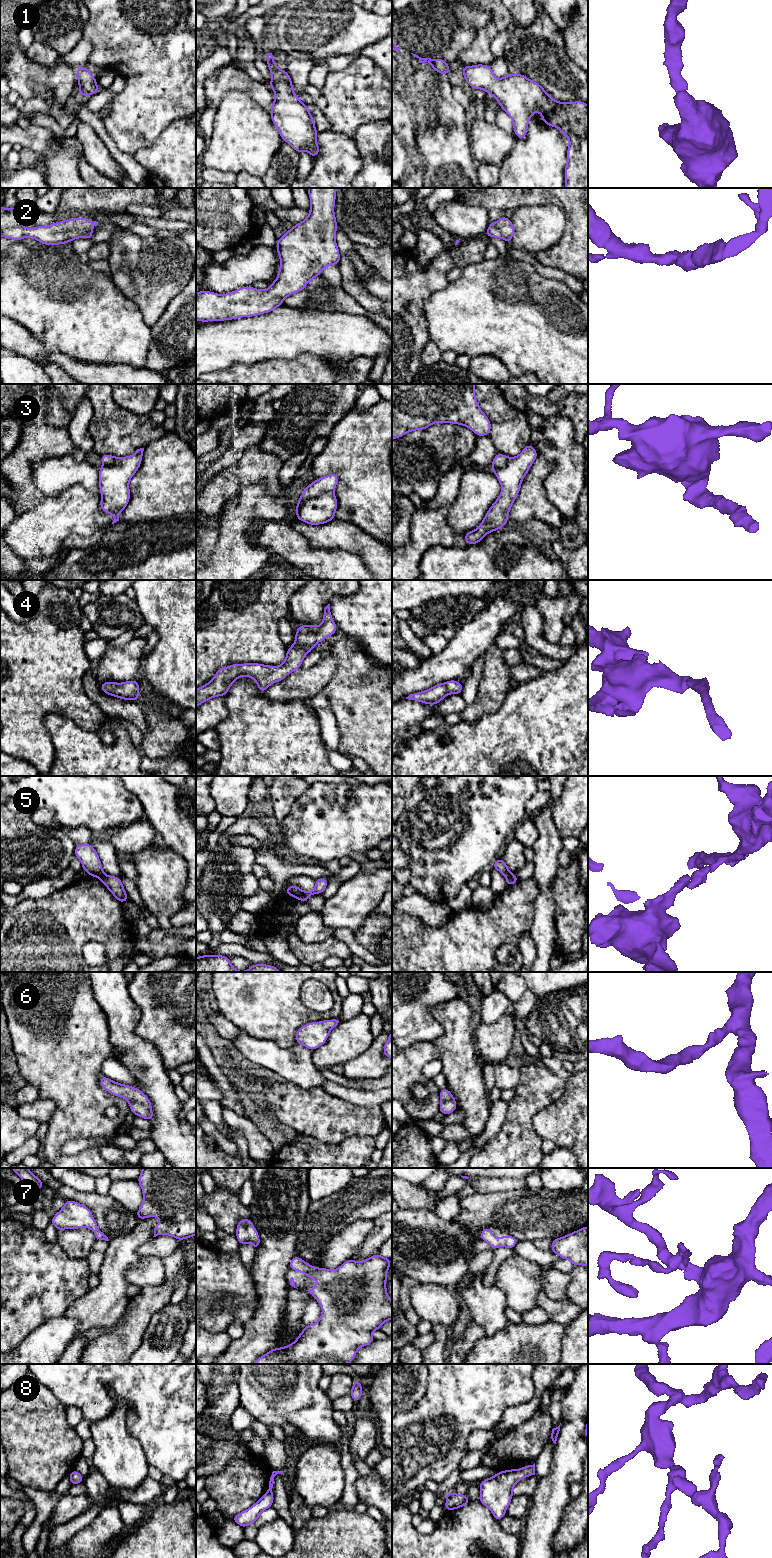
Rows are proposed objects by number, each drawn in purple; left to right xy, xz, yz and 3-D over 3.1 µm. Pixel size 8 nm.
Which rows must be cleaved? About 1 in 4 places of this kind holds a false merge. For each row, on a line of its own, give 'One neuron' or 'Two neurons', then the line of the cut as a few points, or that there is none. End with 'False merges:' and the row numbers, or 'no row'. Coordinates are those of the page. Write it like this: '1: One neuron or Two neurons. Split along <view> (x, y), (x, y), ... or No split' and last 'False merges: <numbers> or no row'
1: One neuron. No split
2: One neuron. No split
3: Two neurons. Split along xz (333, 492), (324, 492), (306, 499), (300, 505), (297, 518)
4: One neuron. No split
5: Two neurons. Split along xz (302, 890), (295, 897)
6: One neuron. No split
7: One neuron. No split
8: One neuron. No split
False merges: 3, 5

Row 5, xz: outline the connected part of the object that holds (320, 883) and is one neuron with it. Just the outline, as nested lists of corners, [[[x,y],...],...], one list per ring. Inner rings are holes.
[[[326,878],[315,879],[315,889],[312,891],[301,891],[301,893],[296,897],[296,899],[306,903],[307,898],[312,895],[322,894],[326,889],[328,880]]]

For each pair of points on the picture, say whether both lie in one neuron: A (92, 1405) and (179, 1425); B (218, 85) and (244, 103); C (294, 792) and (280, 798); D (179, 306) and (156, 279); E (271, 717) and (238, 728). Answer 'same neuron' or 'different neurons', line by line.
A: same neuron
B: different neurons
C: same neuron
D: different neurons
E: same neuron

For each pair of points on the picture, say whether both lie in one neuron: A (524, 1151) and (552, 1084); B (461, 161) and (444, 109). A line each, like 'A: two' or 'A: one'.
A: one
B: one

